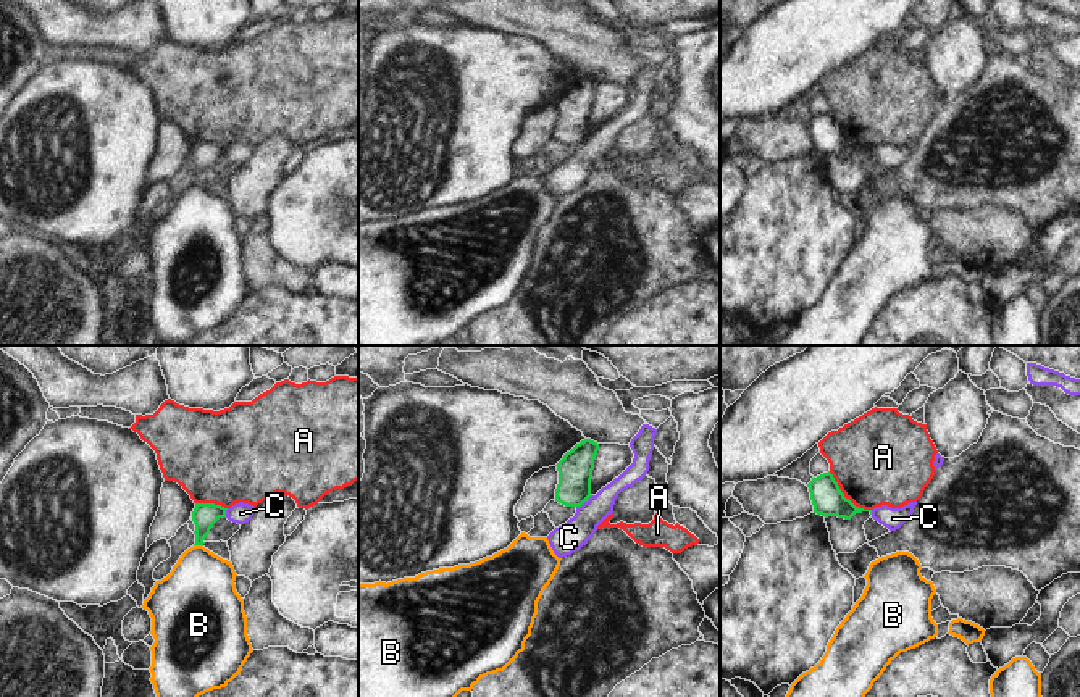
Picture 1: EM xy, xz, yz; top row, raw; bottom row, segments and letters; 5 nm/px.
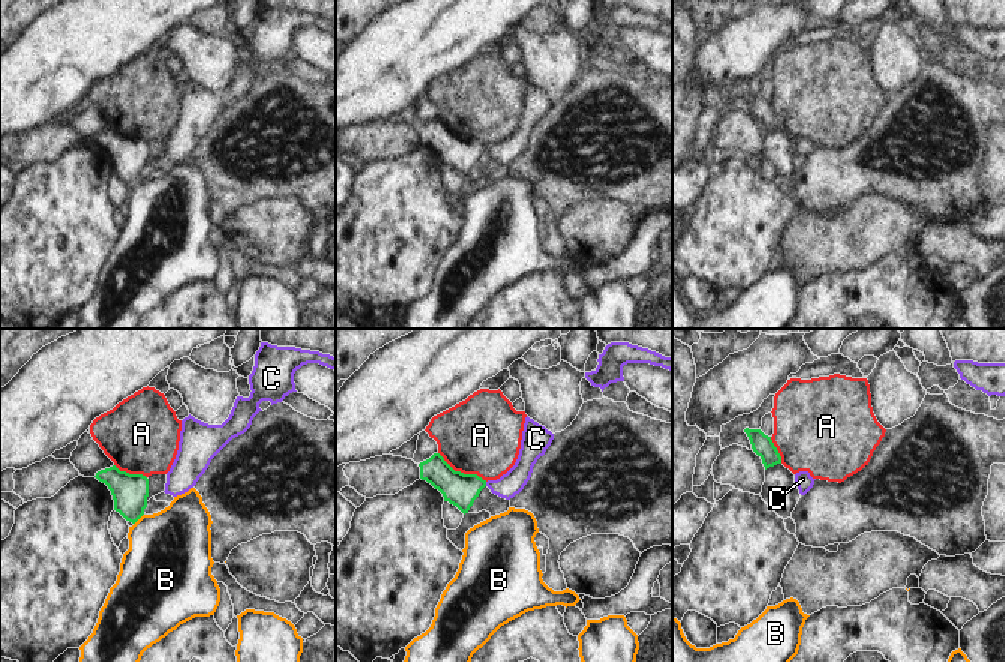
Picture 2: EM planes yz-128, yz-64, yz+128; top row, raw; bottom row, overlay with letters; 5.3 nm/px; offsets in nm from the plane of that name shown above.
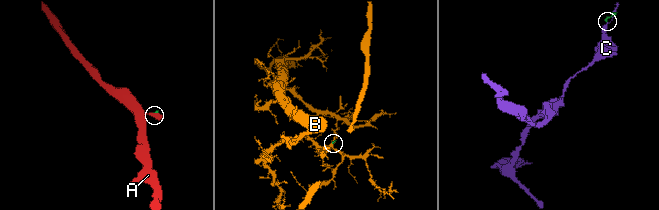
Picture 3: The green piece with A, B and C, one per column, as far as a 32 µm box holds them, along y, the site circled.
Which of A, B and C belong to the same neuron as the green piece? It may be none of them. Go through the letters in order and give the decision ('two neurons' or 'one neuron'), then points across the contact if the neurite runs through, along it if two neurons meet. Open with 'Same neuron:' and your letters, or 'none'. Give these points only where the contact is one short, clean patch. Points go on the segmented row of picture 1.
Same neuron: B
A: two neurons
B: one neuron | across xy (205, 515), (199, 544), (199, 594)
C: two neurons | along xz (591, 496), (577, 507)

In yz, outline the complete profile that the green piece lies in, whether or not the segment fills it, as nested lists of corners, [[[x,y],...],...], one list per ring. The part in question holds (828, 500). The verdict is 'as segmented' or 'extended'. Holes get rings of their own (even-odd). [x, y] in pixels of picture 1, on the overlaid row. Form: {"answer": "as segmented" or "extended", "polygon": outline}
{"answer": "as segmented", "polygon": [[[823,473],[807,484],[810,492],[810,500],[814,505],[814,513],[828,516],[838,516],[844,520],[851,520],[856,513],[869,511],[856,507],[849,499],[844,497],[833,474]]]}

